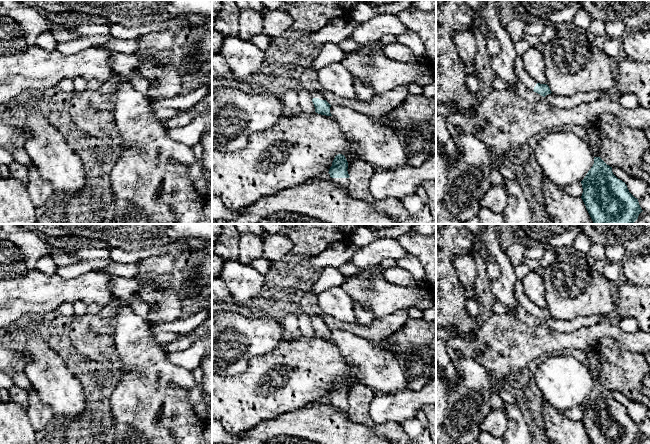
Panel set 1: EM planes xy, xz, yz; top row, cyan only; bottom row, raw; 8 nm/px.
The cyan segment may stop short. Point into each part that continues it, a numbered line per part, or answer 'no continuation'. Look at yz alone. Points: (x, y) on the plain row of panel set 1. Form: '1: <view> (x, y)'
1: yz (524, 302)

